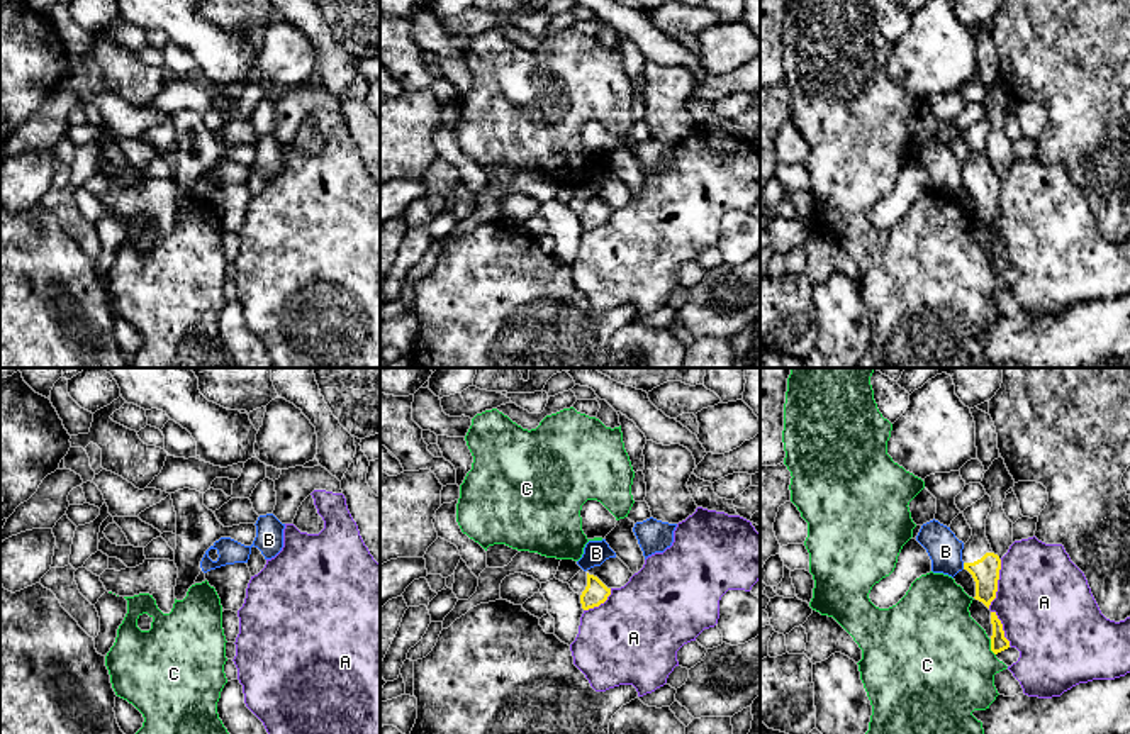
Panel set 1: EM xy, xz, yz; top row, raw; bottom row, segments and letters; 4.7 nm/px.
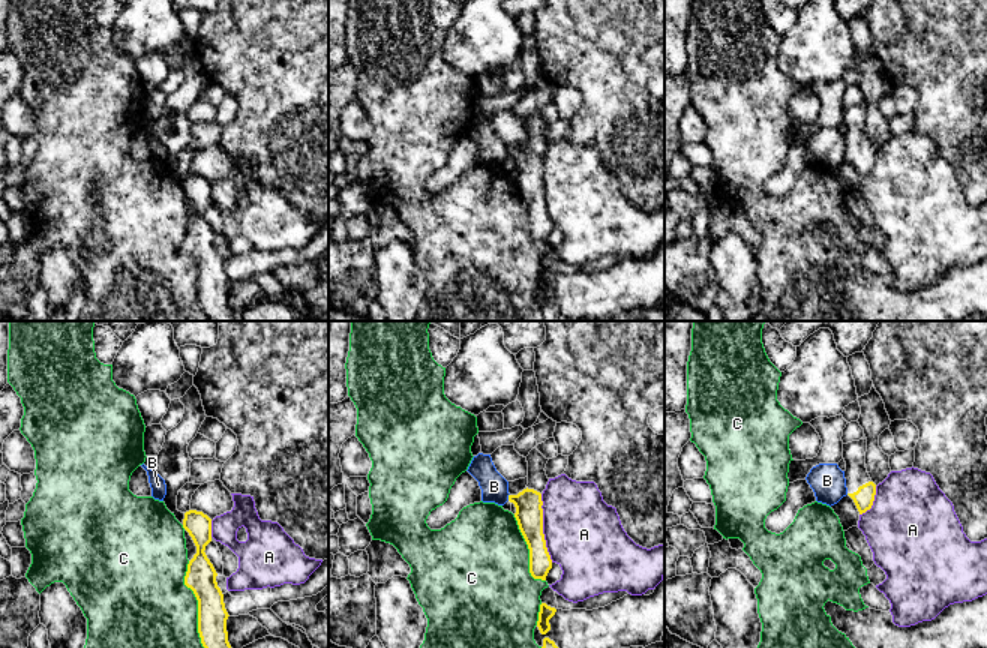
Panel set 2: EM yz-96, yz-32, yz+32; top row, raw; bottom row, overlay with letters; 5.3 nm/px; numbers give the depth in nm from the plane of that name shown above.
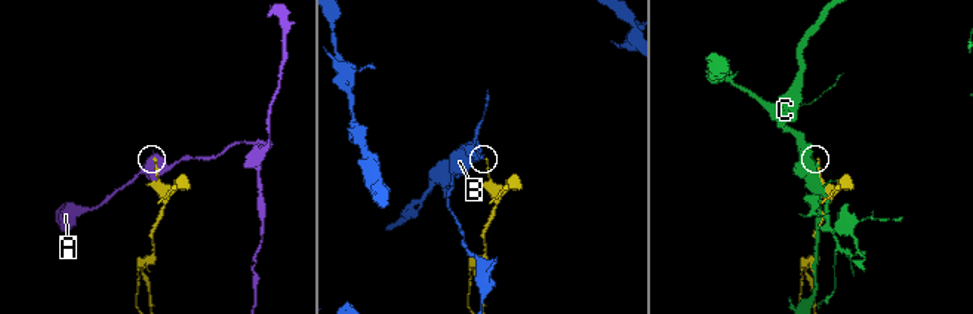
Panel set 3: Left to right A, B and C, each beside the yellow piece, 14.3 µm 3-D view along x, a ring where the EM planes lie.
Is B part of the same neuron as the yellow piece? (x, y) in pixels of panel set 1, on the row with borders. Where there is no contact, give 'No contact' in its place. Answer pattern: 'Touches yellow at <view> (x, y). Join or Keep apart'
Touches yellow at yz (964, 567). Keep apart

